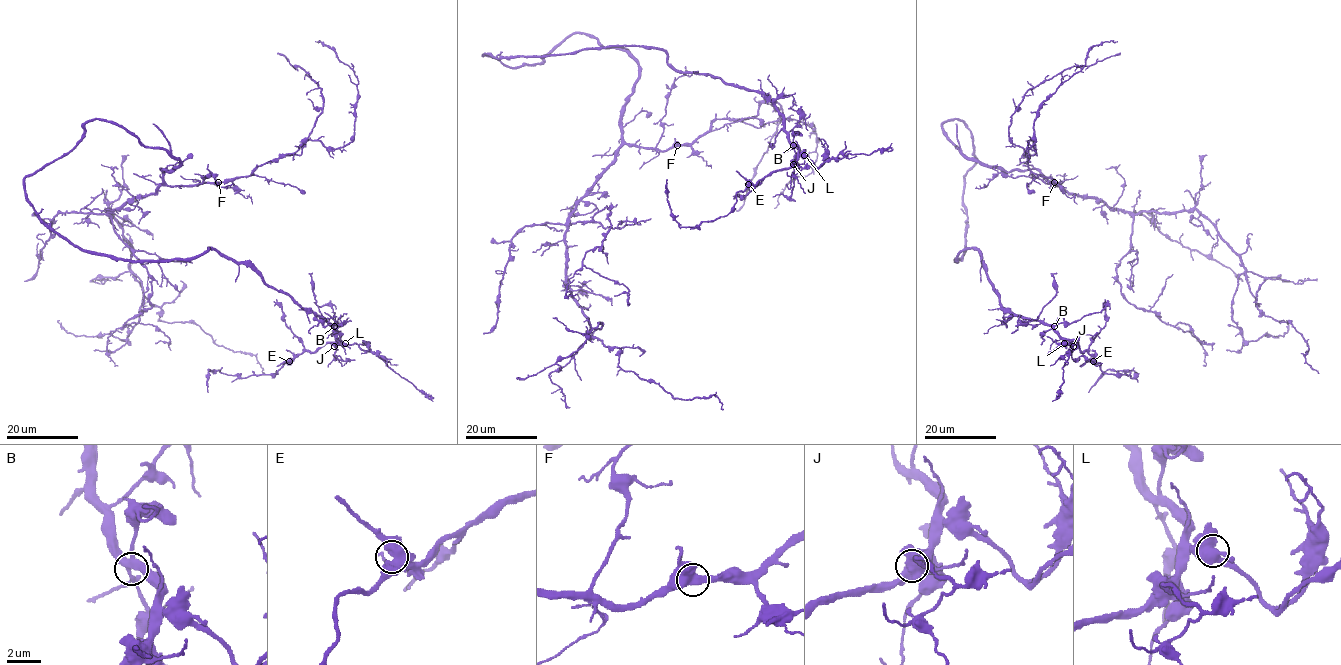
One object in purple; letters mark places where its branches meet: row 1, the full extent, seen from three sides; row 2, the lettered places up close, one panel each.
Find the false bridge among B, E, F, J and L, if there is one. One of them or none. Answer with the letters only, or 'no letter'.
no letter

